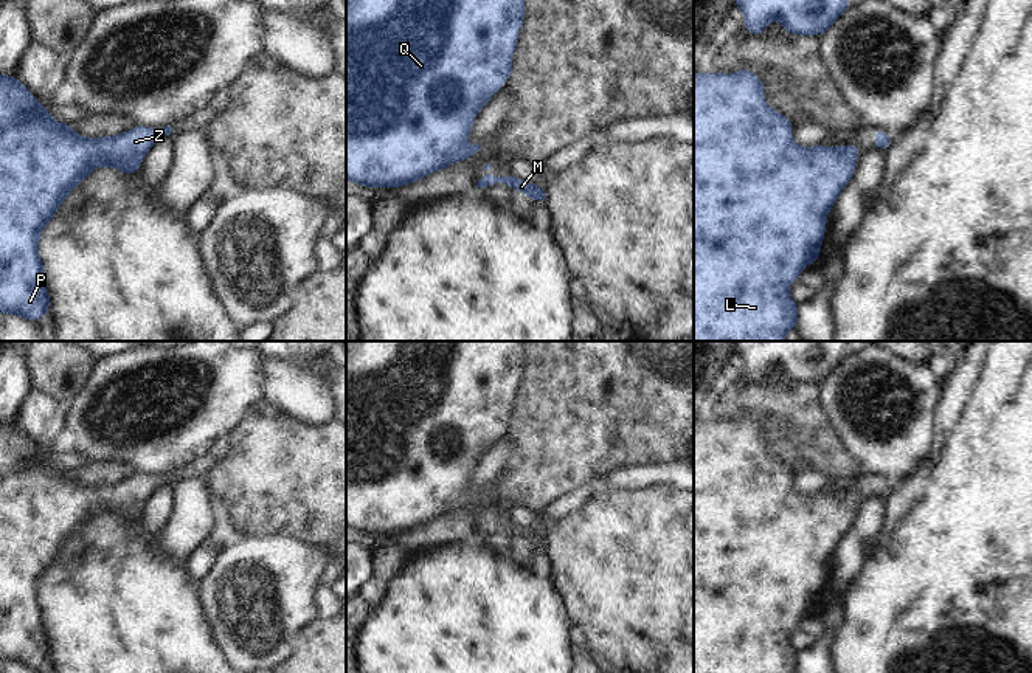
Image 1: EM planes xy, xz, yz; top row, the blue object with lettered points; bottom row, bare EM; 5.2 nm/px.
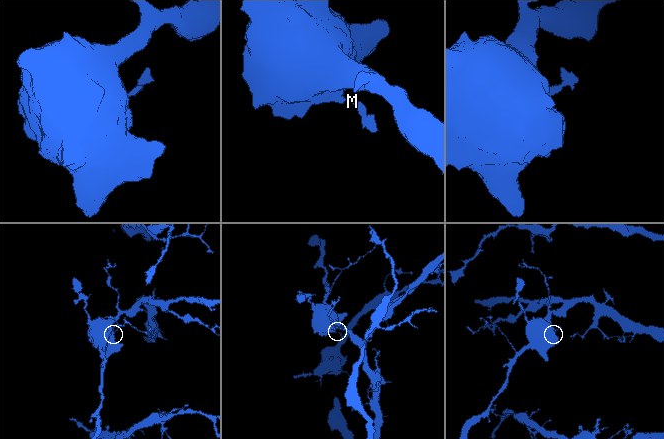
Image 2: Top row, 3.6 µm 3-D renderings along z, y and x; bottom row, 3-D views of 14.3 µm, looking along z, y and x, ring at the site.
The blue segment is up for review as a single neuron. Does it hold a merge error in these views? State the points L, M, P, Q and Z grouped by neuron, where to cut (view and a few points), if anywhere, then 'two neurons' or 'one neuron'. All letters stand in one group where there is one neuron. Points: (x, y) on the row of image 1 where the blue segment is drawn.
groups L M P Q Z; cut none; one neuron

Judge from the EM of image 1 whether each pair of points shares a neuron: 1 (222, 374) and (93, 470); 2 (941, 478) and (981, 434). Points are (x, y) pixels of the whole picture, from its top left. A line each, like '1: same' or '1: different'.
1: different
2: same

